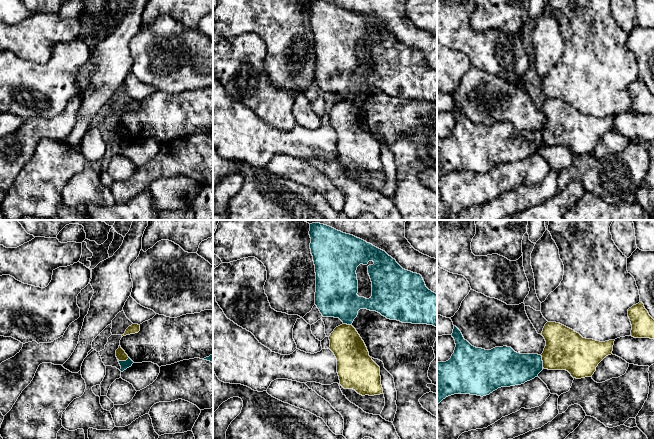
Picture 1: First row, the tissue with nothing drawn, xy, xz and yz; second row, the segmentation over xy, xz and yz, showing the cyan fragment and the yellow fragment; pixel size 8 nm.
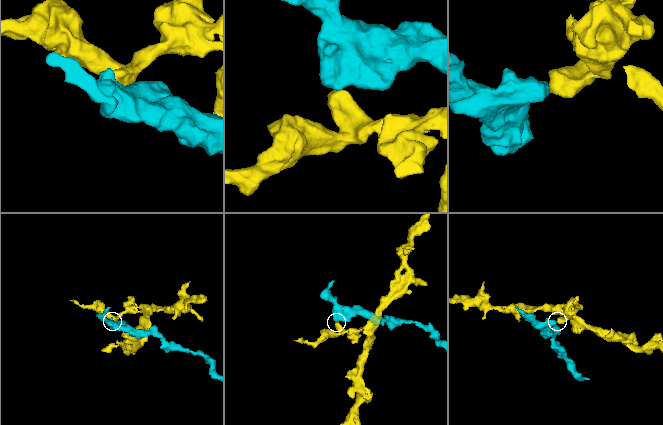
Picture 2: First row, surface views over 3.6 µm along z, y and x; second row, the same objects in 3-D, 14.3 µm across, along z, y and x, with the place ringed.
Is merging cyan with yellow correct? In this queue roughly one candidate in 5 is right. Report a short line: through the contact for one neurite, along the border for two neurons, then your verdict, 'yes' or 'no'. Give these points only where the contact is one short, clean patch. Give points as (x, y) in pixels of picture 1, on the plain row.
line yz (540, 131), (543, 143); no

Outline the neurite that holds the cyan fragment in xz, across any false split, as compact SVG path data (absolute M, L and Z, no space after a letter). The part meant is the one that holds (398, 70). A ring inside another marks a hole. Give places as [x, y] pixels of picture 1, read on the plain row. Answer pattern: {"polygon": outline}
{"polygon": "M310 0L310 25L316 49L315 81L323 93L339 94L343 100L352 101L360 85L376 87L390 96L402 99L427 100L437 103L437 70L429 66L420 50L403 45L395 35L385 27L353 11L343 9L324 0ZM360 40L368 42L372 58L372 72L369 75L359 73L356 46Z"}

